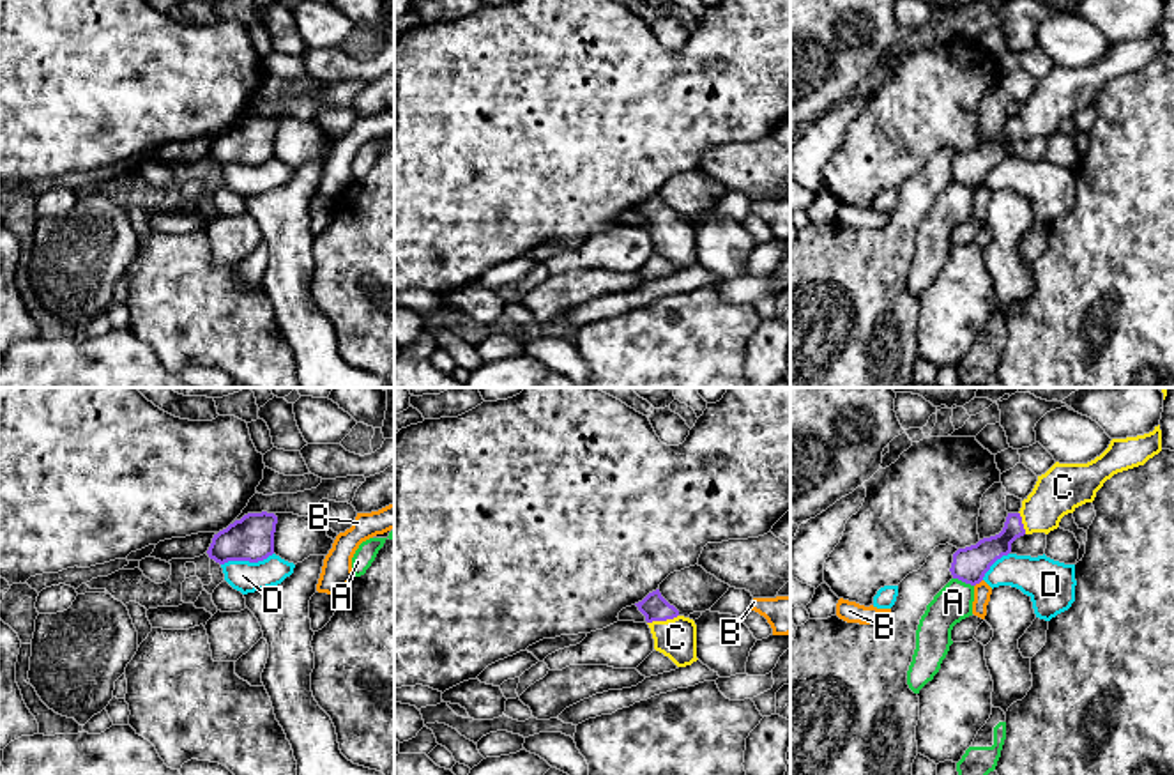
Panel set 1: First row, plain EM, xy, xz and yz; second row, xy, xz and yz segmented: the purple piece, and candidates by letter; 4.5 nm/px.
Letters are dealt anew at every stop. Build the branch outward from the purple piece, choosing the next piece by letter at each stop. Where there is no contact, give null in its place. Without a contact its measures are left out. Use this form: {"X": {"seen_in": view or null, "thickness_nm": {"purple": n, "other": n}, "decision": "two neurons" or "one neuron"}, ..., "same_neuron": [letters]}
{"A": {"seen_in": "yz", "thickness_nm": {"purple": 160, "other": 170}, "decision": "two neurons"}, "B": {"seen_in": "yz", "thickness_nm": {"purple": 160, "other": 80}, "decision": "two neurons"}, "C": {"seen_in": "xz", "thickness_nm": {"purple": 120, "other": 180}, "decision": "one neuron"}, "D": {"seen_in": "xy", "thickness_nm": {"purple": 200, "other": 140}, "decision": "two neurons"}, "same_neuron": ["C"]}

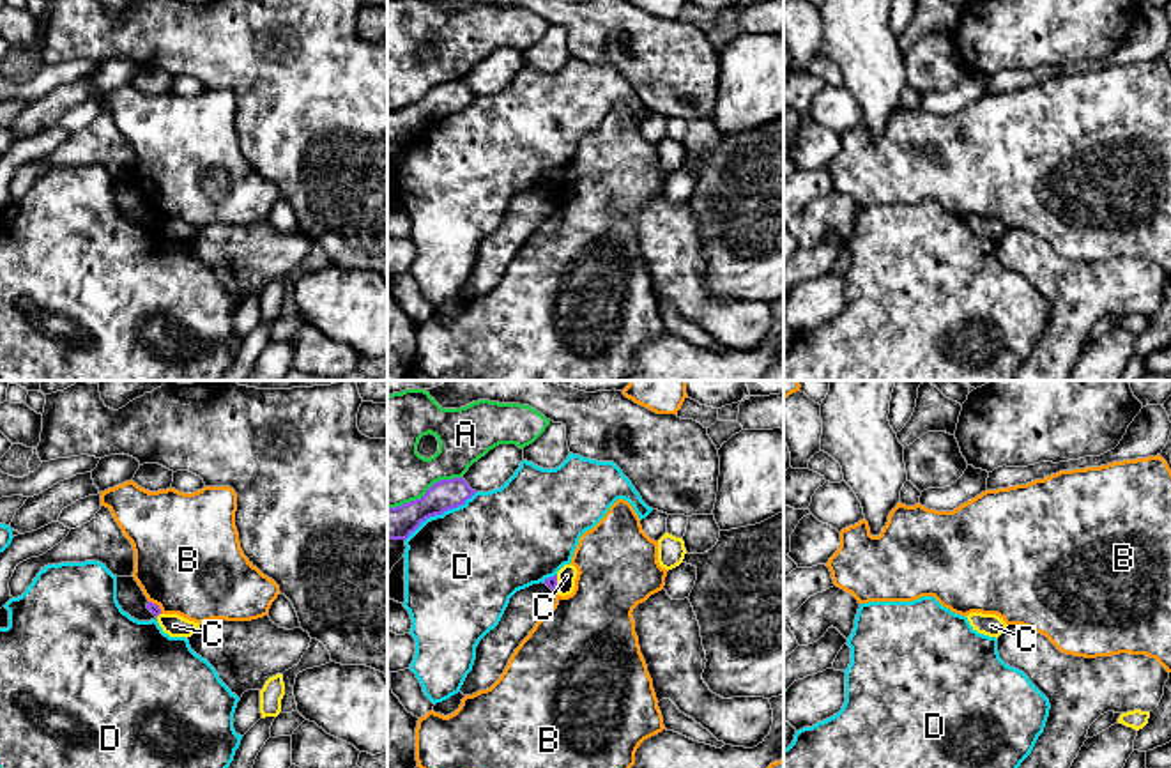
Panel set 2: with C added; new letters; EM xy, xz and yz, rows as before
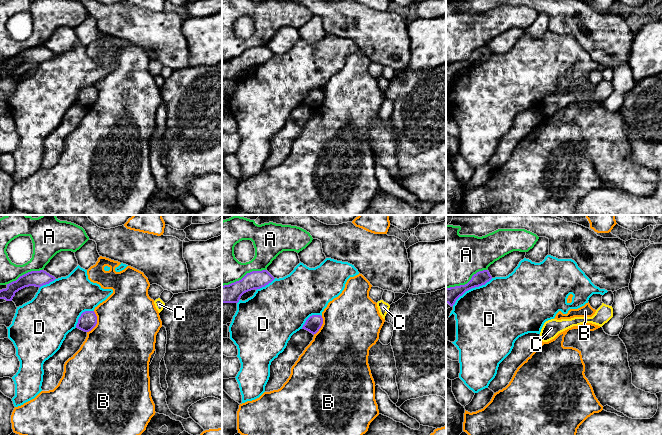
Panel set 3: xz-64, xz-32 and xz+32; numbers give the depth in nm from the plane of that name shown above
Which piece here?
{"A": {"seen_in": "xz", "thickness_nm": {"purple": 150, "other": 320}, "decision": "two neurons"}, "B": {"seen_in": "xy", "thickness_nm": {"purple": 50, "other": 480}, "decision": "two neurons"}, "C": {"seen_in": "xz", "thickness_nm": {"purple": 50, "other": 90}, "decision": "two neurons"}, "D": {"seen_in": "xz", "thickness_nm": {"purple": 150, "other": 500}, "decision": "two neurons"}, "same_neuron": []}

